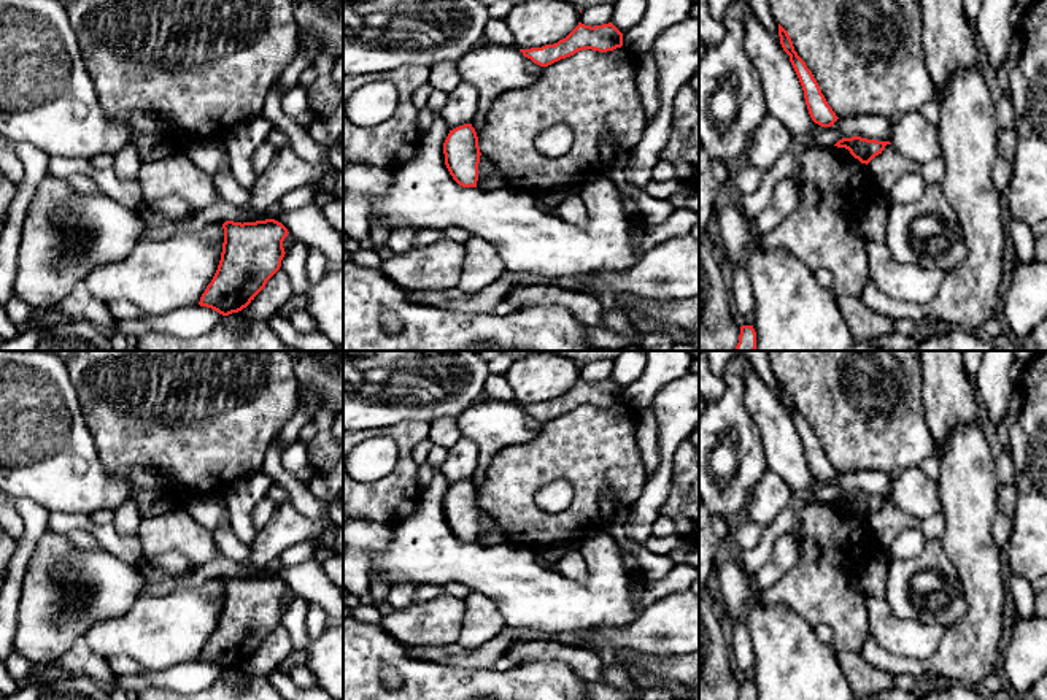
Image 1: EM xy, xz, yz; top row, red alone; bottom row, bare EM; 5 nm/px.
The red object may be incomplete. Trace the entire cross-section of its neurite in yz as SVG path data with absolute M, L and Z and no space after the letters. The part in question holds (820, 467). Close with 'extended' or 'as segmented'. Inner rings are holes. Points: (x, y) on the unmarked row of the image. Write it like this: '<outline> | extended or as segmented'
M778 379L778 392L783 406L790 411L790 417L799 433L804 446L806 460L812 476L821 483L831 483L839 475L833 463L828 460L821 444L807 424L806 417L794 406L793 397L788 387Z | as segmented

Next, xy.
M226 576L224 598L218 625L199 660L222 671L246 663L280 625L288 584L275 576Z | as segmented

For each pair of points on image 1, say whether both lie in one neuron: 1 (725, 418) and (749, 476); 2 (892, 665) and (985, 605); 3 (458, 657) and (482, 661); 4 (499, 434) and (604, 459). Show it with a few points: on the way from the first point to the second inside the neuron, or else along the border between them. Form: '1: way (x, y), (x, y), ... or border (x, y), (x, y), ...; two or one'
1: way (741, 427), (749, 435), (749, 461); one
2: way (919, 667), (938, 667), (973, 632); one
3: way (464, 657), (475, 657); one
4: border (545, 423), (534, 437), (507, 445), (493, 457); two

